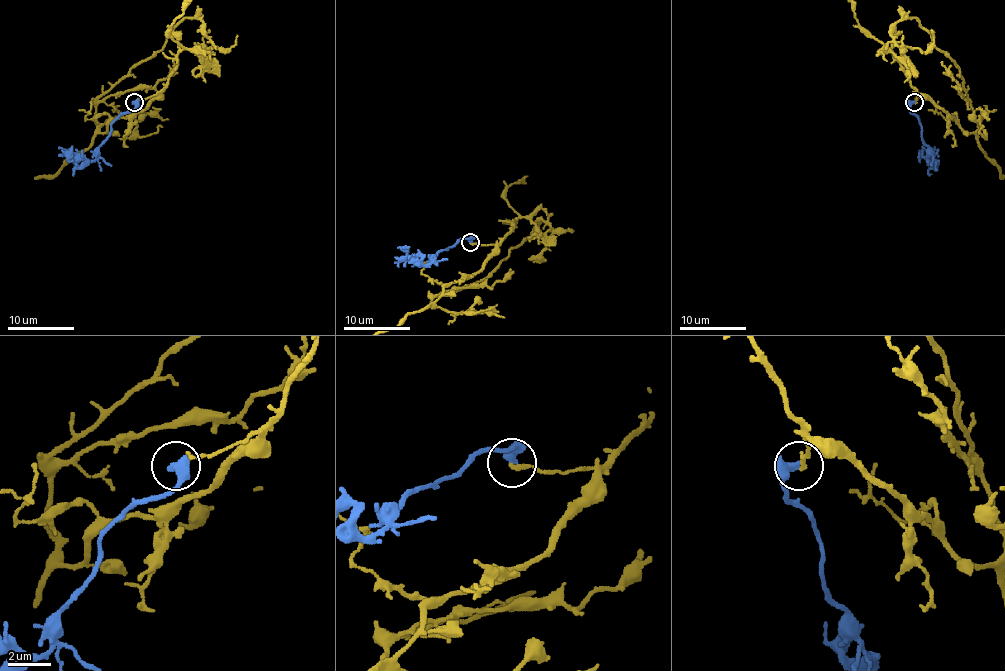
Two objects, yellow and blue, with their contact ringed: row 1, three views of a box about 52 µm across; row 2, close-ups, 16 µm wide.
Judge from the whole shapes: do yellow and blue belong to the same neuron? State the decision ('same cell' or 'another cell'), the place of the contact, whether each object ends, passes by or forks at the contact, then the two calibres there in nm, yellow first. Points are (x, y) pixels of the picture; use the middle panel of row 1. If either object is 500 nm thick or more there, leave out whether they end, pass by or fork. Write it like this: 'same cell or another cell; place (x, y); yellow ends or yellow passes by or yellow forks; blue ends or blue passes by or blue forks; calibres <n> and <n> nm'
another cell; place (470, 242); yellow ends; blue ends; calibres 220 and 440 nm

